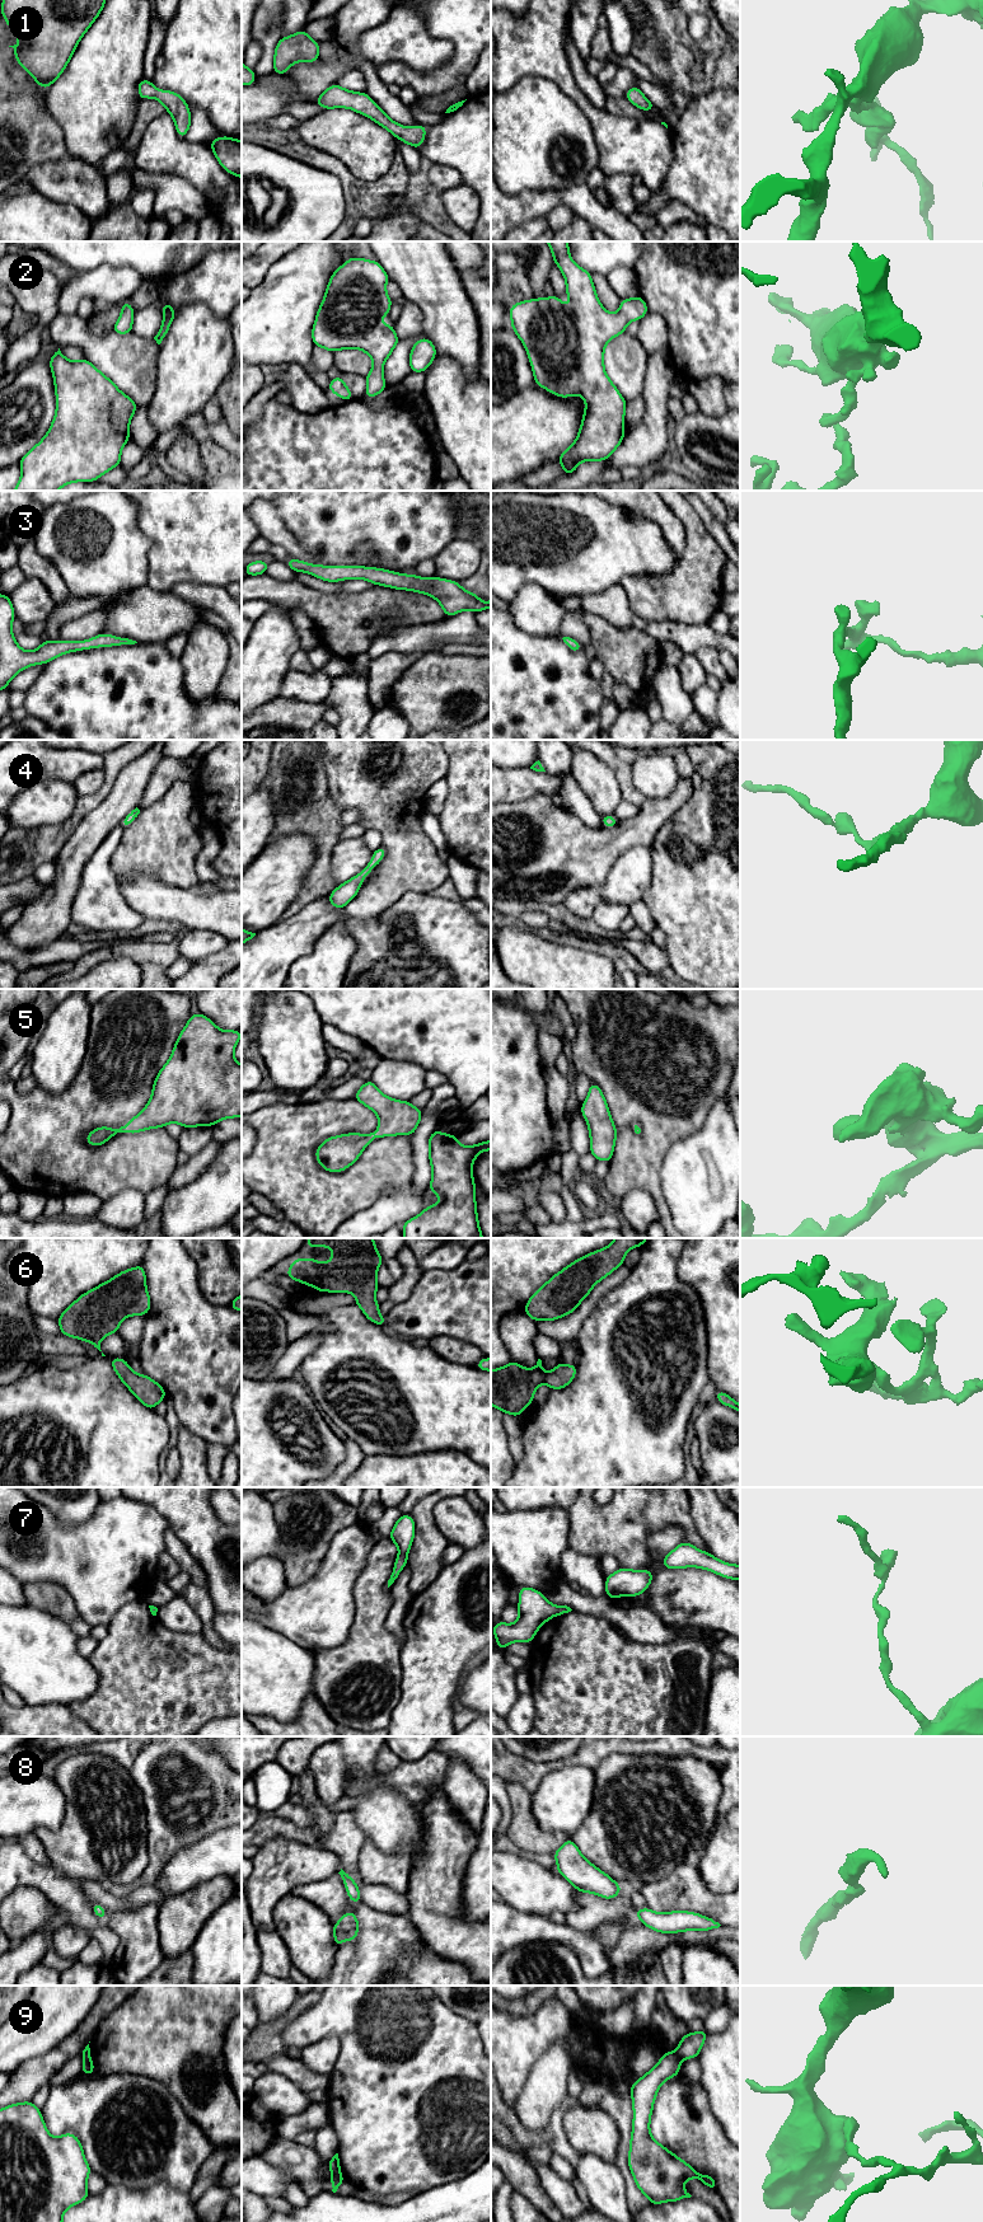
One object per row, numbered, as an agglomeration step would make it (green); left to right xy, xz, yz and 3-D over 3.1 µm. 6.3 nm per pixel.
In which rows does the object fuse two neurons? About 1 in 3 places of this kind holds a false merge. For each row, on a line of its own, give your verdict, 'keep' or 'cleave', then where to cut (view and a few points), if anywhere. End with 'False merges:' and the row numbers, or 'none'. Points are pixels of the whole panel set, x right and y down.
1: keep; no cut
2: keep; no cut
3: keep; no cut
4: keep; no cut
5: keep; no cut
6: keep; no cut
7: keep; no cut
8: keep; no cut
9: cleave; cut in xz along (332, 2171), (338, 2174)
False merges: 9

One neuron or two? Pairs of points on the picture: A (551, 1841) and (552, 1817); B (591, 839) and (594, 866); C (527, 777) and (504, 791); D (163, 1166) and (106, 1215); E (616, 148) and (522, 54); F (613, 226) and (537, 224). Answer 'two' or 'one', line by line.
A: two
B: one
C: one
D: two
E: one
F: two

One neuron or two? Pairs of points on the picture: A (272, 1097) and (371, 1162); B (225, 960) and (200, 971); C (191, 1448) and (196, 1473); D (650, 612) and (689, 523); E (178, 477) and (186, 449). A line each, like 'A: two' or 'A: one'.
A: two
B: one
C: one
D: one
E: two

